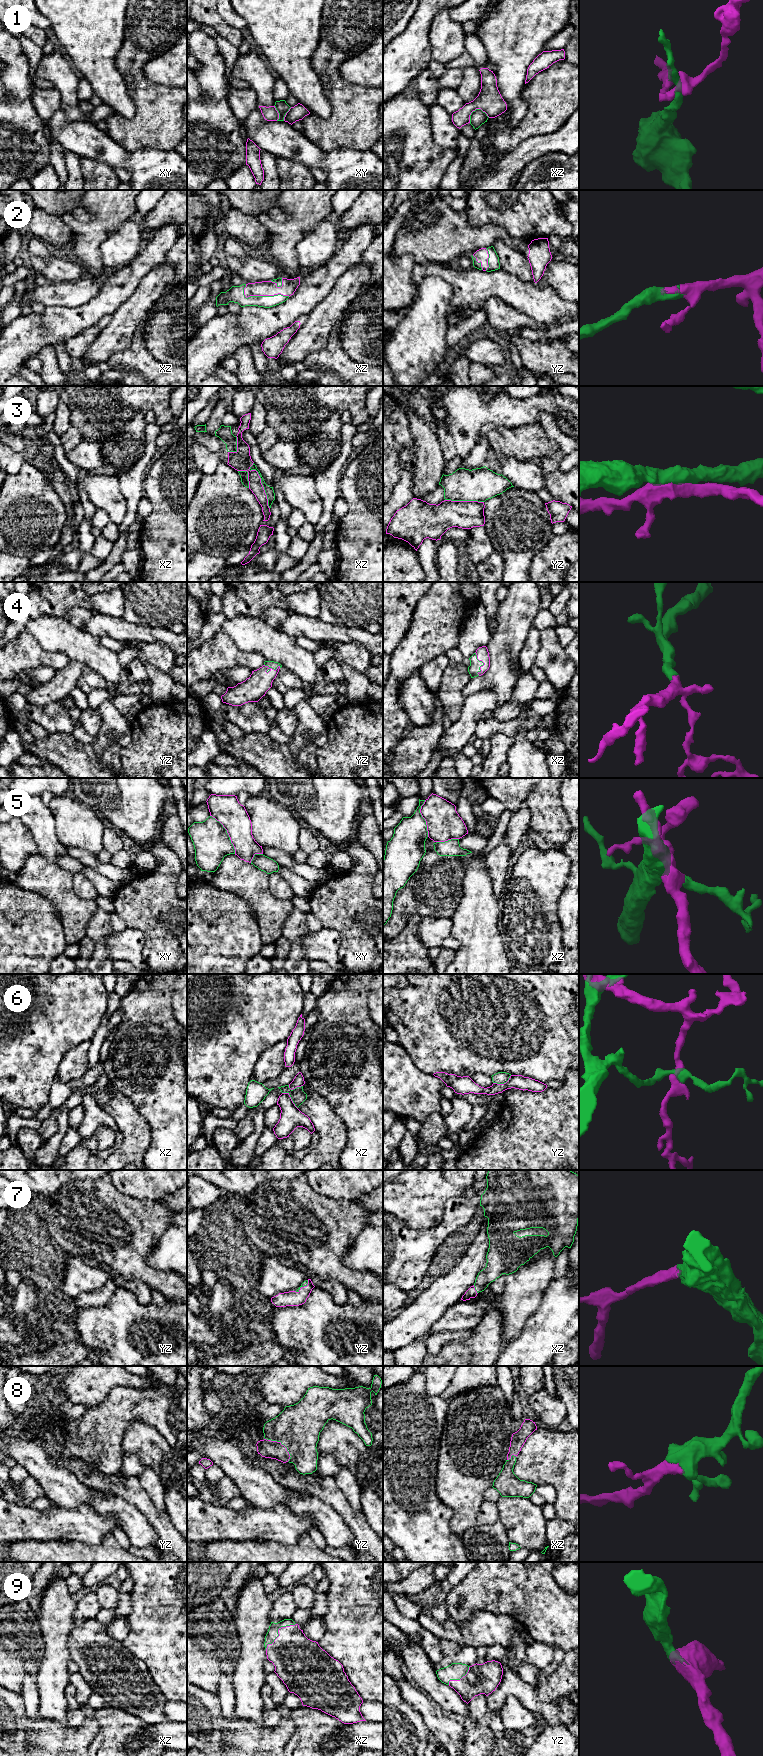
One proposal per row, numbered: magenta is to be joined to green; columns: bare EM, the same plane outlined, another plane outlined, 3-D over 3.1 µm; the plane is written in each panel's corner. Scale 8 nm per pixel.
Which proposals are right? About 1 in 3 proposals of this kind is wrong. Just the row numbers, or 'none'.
2, 4, 7, 8, 9

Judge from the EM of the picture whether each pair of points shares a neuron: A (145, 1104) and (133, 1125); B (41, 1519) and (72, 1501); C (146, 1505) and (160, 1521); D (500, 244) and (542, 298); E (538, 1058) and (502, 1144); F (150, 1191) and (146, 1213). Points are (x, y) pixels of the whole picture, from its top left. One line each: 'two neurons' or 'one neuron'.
A: two neurons
B: two neurons
C: one neuron
D: two neurons
E: two neurons
F: two neurons

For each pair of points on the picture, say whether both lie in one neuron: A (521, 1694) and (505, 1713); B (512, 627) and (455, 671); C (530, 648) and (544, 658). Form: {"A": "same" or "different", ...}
{"A": "different", "B": "different", "C": "different"}

